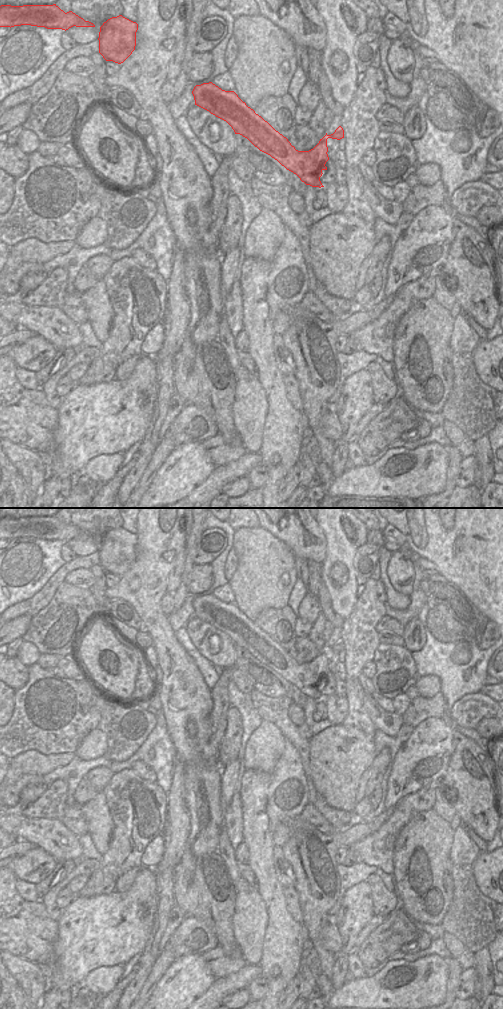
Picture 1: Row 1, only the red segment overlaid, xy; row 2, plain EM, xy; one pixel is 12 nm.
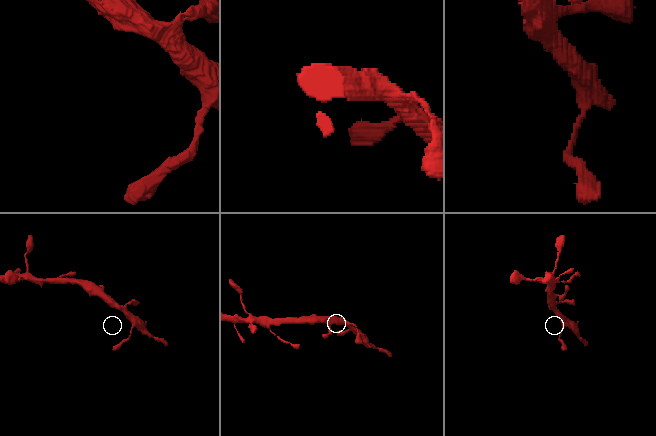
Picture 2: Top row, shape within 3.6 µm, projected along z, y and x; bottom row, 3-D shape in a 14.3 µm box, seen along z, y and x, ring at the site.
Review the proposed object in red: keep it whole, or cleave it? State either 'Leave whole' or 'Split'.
Leave whole

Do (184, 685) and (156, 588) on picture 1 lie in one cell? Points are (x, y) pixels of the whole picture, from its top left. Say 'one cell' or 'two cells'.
one cell

